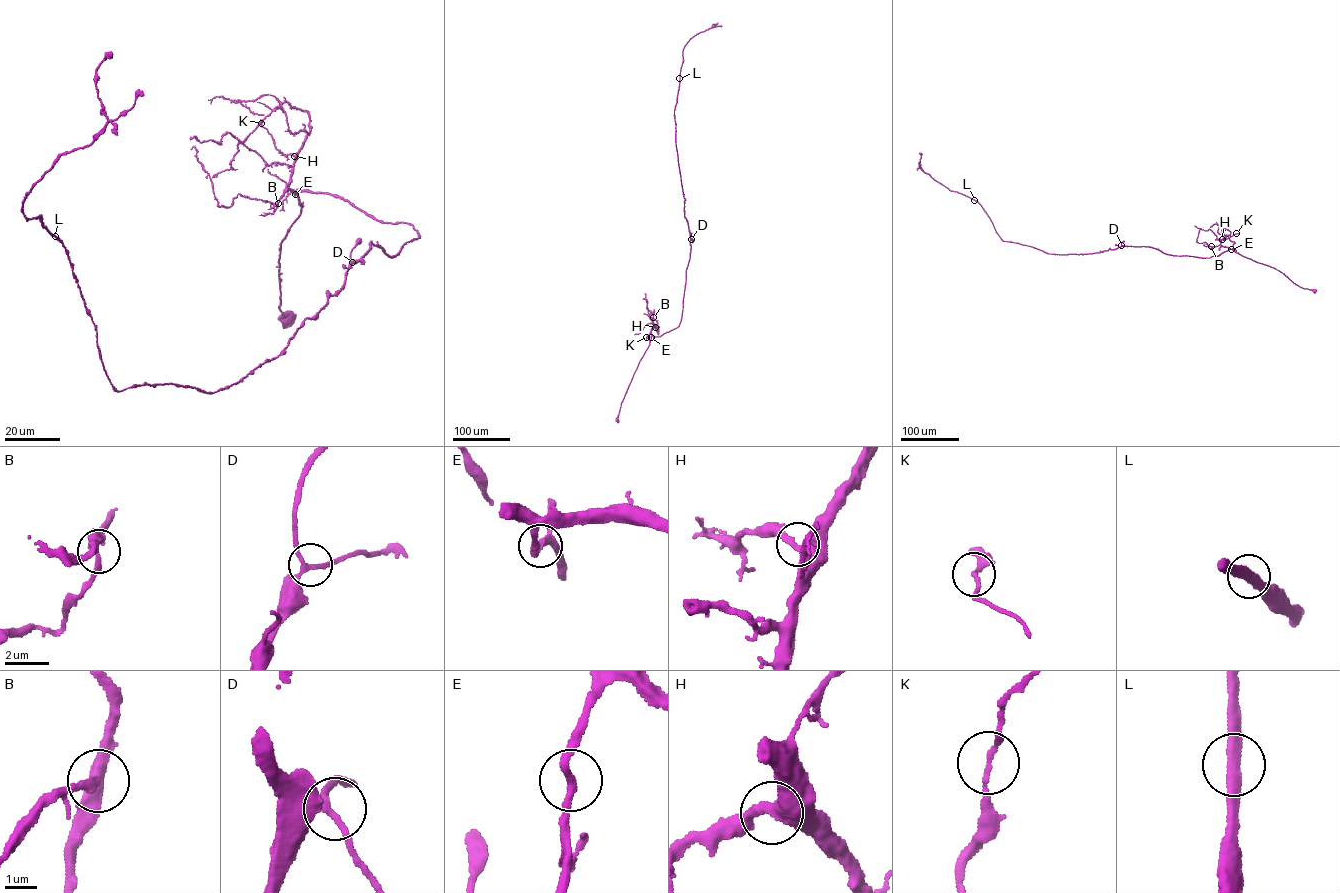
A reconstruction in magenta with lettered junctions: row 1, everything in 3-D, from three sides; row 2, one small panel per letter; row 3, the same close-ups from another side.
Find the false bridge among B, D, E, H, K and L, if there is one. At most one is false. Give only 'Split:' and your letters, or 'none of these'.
Split: none of these

